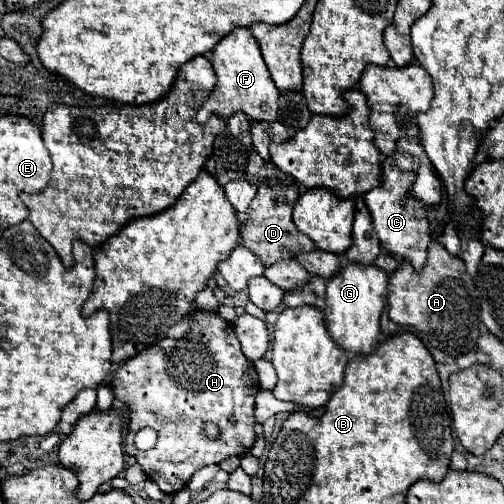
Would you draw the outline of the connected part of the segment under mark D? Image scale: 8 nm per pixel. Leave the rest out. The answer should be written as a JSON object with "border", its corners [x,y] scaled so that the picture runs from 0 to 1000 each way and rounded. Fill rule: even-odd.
{"border":[[[522,367],[522,375],[510,379],[502,407],[494,411],[494,438],[486,442],[486,454],[478,454],[478,482],[490,494],[498,494],[522,518],[526,530],[538,530],[542,522],[550,522],[558,514],[577,514],[577,510],[589,510],[593,502],[625,494],[621,478],[613,470],[605,470],[601,462],[593,474],[593,454],[585,450],[585,442],[577,435],[589,391],[593,391],[589,367],[569,367],[569,371]]]}

